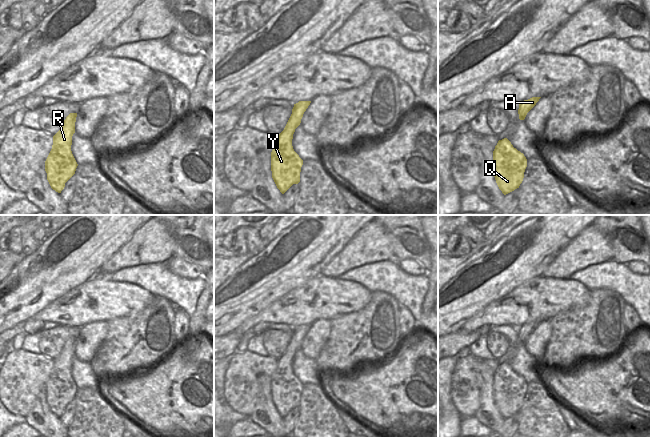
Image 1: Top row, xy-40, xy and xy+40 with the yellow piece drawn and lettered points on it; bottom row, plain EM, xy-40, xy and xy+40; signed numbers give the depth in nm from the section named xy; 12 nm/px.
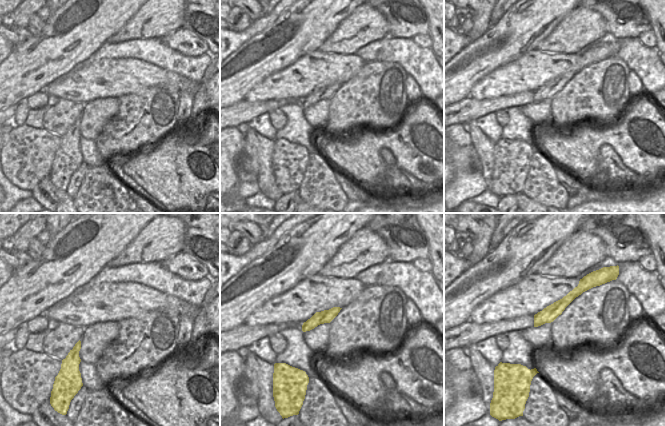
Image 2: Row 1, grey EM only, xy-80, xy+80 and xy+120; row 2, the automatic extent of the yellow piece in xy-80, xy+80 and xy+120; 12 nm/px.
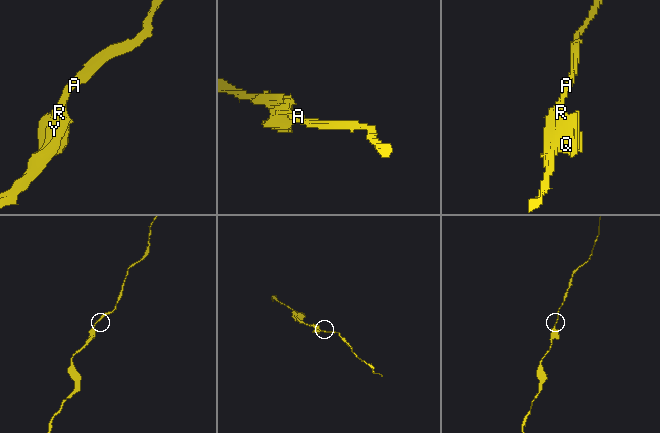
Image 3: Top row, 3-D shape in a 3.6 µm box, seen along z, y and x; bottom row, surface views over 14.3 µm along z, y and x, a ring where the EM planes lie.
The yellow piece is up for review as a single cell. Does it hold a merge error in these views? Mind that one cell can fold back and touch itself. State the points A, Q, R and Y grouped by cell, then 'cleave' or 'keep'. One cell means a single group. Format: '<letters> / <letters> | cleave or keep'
A Q R Y | keep

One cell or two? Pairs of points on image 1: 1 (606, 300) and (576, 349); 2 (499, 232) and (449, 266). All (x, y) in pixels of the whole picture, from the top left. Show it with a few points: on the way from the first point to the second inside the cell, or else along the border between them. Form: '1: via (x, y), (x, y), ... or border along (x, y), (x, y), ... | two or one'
1: via (604, 312), (602, 318), (583, 337) | one
2: via (487, 244), (461, 262) | one

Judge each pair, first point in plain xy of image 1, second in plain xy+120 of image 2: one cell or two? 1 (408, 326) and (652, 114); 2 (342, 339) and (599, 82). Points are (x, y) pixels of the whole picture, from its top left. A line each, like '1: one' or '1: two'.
1: two
2: one

